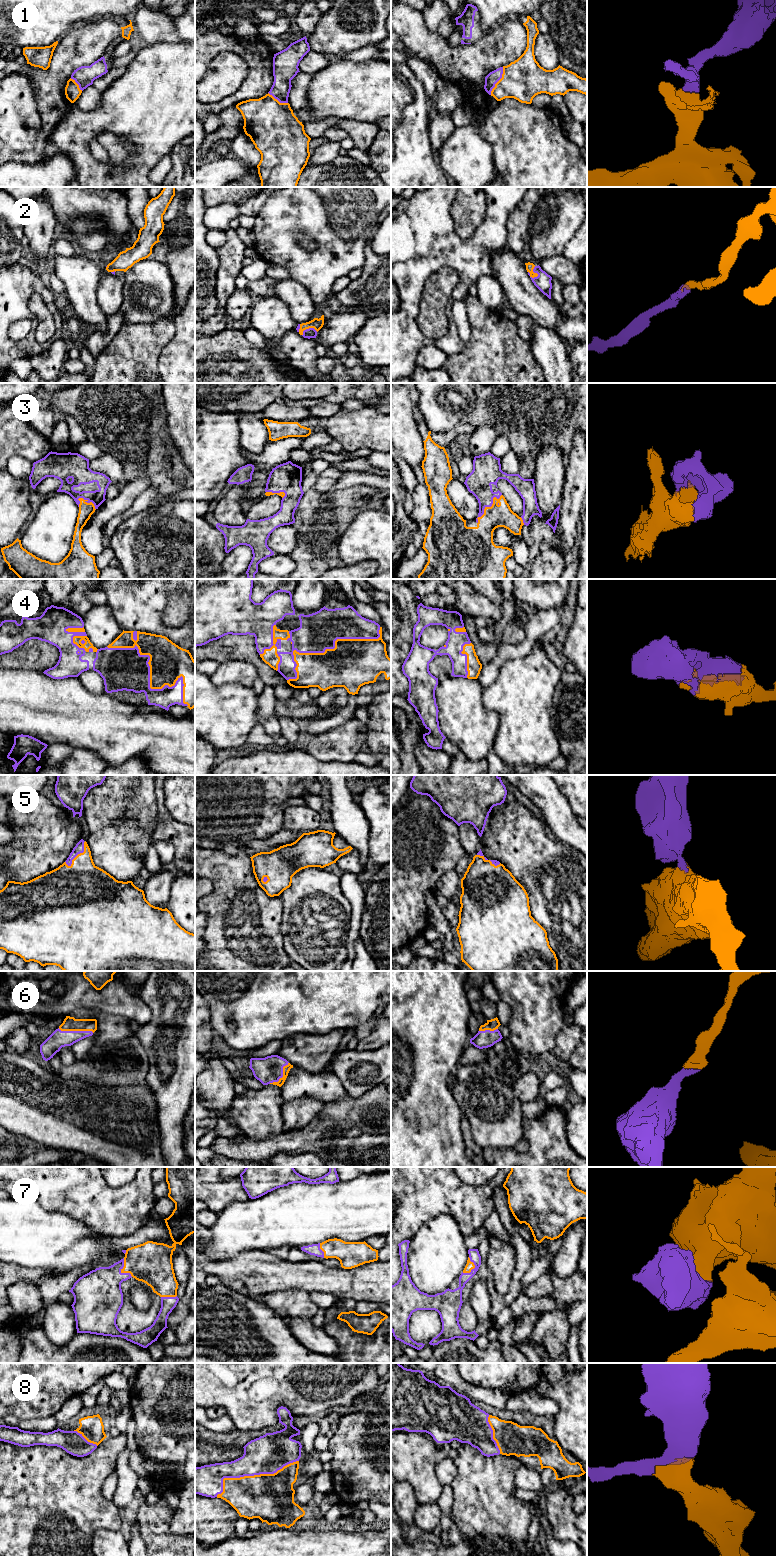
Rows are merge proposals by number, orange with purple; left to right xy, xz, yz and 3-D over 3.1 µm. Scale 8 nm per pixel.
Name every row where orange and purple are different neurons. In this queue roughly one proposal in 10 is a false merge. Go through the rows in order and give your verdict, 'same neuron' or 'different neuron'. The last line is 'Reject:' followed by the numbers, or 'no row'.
1: same neuron
2: same neuron
3: same neuron
4: same neuron
5: same neuron
6: same neuron
7: same neuron
8: same neuron
Reject: no row

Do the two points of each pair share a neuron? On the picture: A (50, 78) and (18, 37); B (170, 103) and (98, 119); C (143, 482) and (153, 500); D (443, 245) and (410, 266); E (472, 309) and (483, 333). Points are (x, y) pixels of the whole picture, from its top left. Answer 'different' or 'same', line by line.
A: different
B: same
C: different
D: same
E: same

